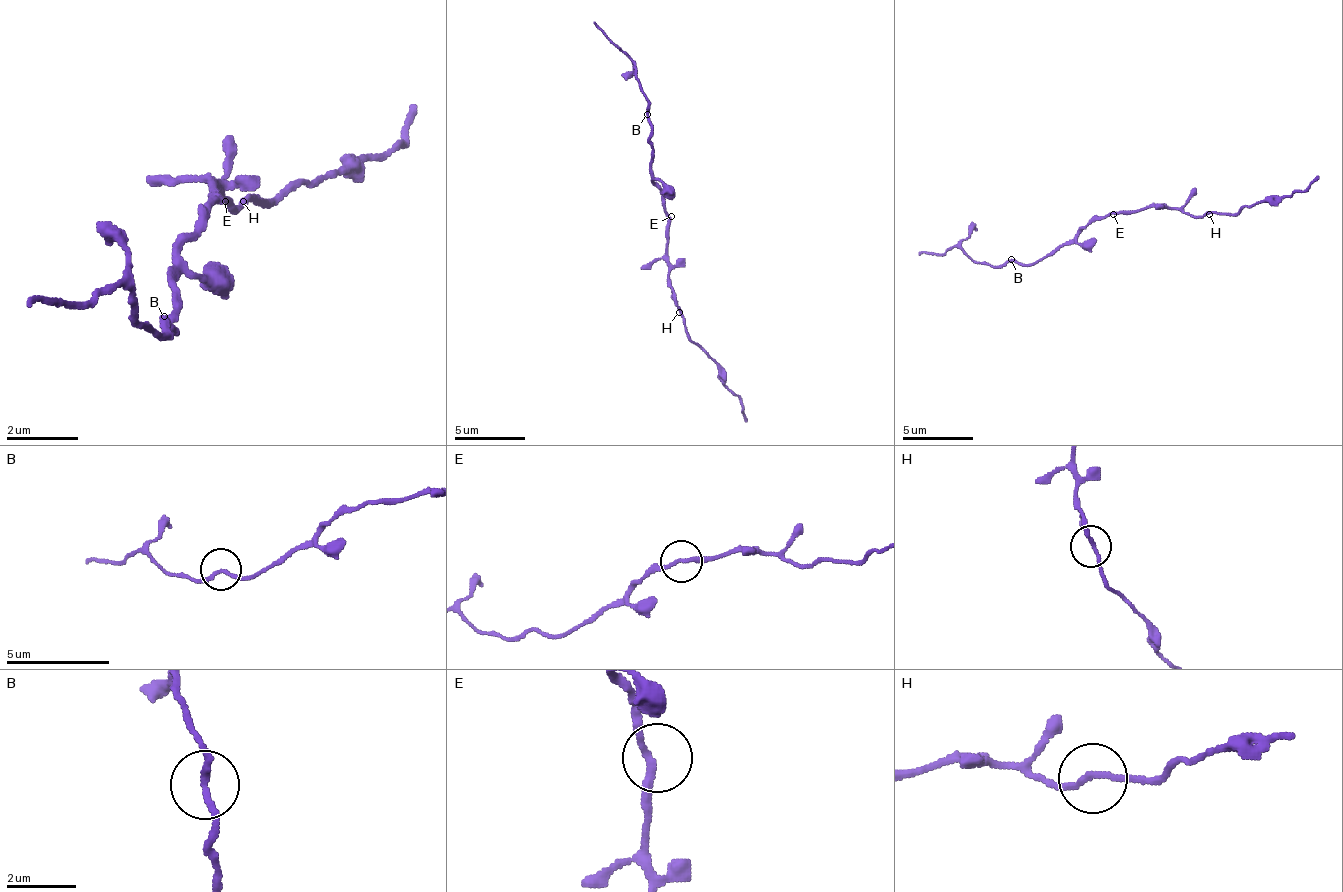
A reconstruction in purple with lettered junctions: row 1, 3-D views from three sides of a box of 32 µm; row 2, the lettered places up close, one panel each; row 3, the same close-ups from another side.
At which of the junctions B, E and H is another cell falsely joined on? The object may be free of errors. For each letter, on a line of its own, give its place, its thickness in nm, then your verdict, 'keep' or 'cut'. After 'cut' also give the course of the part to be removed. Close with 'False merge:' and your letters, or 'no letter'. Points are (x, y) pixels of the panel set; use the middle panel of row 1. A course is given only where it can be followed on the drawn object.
B: at (647, 114); 170 nm thick; cut; foreign part runs (647, 113), (647, 95), (632, 60), (593, 21)
E: at (671, 216); 190 nm thick; keep
H: at (679, 312); 170 nm thick; keep
False merge: B

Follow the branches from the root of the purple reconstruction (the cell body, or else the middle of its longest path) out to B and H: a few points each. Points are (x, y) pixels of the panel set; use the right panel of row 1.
B: (1113, 214), (1092, 217), (1067, 242), (1031, 263), (1014, 263), (1010, 260)
H: (1113, 214), (1135, 214), (1149, 206), (1181, 206), (1195, 217), (1209, 214)

